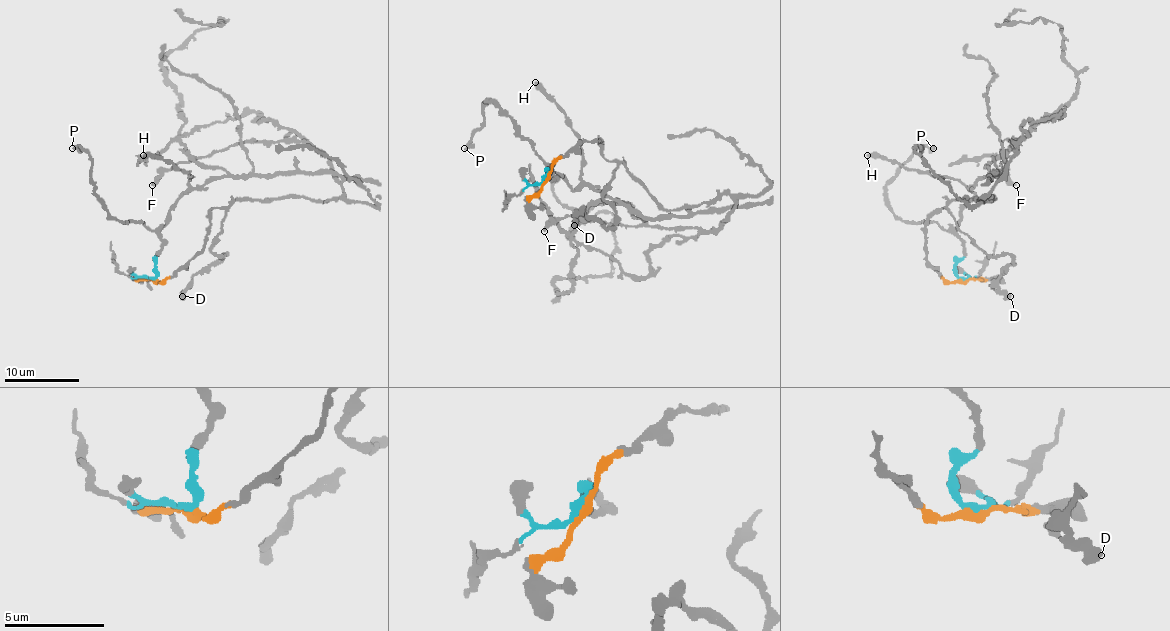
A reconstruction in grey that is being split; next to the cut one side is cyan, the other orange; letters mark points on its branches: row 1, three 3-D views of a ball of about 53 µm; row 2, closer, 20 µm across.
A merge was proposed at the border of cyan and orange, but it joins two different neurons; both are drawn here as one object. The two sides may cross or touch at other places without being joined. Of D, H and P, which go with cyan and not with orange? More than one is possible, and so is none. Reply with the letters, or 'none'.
H, P

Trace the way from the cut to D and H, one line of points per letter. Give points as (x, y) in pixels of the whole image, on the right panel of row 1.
D: (964, 280), (947, 282), (926, 259), (926, 222), (945, 208), (983, 250), (1009, 254), (998, 287), (1011, 297)
H: (964, 280), (956, 272), (956, 263), (964, 255), (956, 227), (960, 212), (975, 197), (951, 178), (866, 156)

